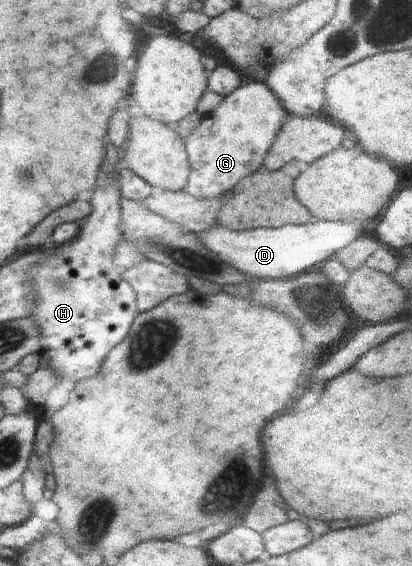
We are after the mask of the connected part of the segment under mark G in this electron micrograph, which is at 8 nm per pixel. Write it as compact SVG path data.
M253 80L241 84L233 94L229 94L209 118L203 120L203 124L191 138L183 141L191 162L185 190L201 198L221 196L223 192L231 190L241 178L255 172L289 114L263 82Z

